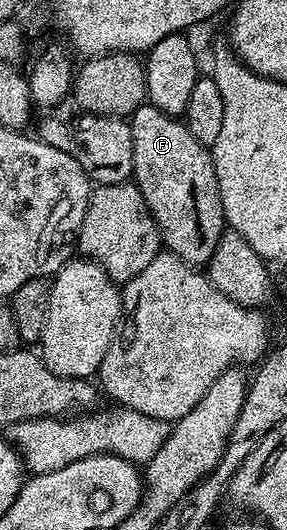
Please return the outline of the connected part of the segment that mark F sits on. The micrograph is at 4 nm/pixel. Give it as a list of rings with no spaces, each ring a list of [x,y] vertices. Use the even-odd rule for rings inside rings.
[[[144,103],[137,108],[132,115],[128,117],[128,123],[132,130],[132,154],[134,155],[134,174],[132,177],[133,183],[137,184],[140,194],[144,198],[144,202],[148,202],[148,210],[152,214],[152,218],[158,224],[158,229],[162,235],[163,245],[174,255],[179,256],[182,261],[191,266],[206,266],[209,265],[212,254],[216,250],[216,246],[220,242],[222,233],[227,231],[228,225],[226,222],[226,215],[222,209],[220,202],[220,190],[216,182],[216,170],[214,169],[214,157],[211,149],[207,145],[196,142],[196,138],[192,138],[192,134],[186,128],[185,123],[181,119],[169,116],[161,112],[152,103]]]

